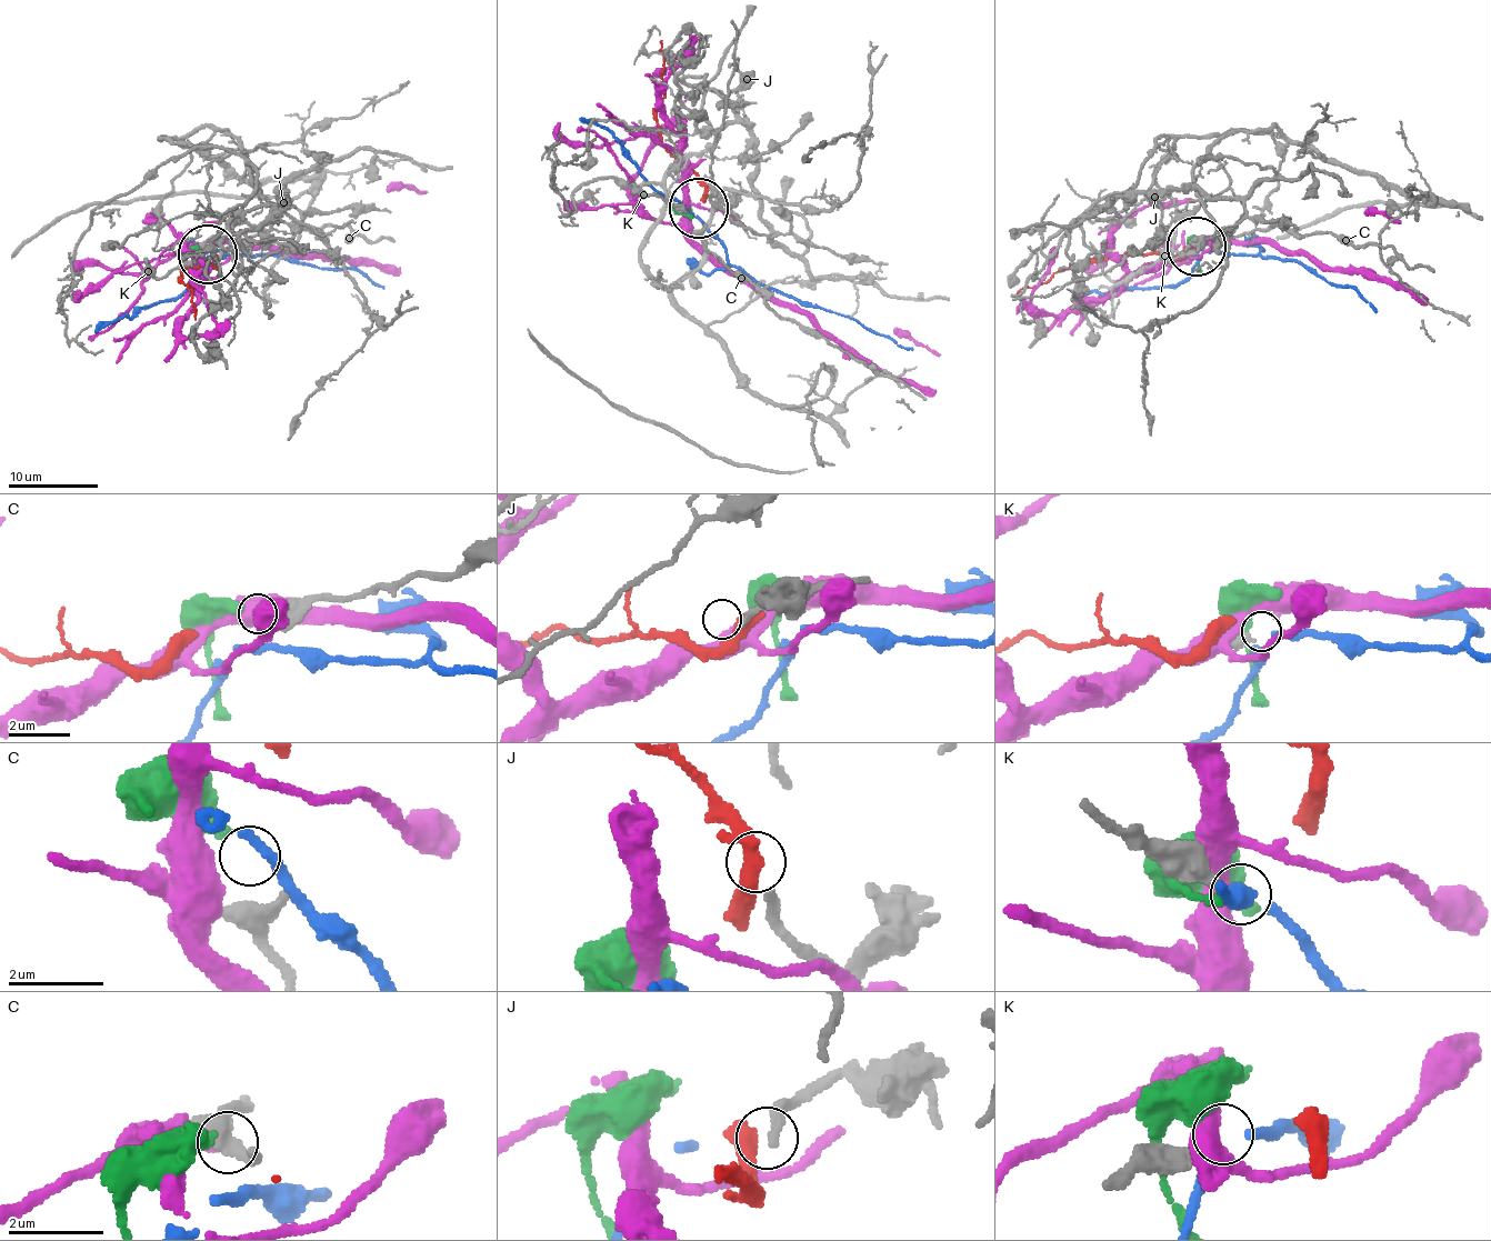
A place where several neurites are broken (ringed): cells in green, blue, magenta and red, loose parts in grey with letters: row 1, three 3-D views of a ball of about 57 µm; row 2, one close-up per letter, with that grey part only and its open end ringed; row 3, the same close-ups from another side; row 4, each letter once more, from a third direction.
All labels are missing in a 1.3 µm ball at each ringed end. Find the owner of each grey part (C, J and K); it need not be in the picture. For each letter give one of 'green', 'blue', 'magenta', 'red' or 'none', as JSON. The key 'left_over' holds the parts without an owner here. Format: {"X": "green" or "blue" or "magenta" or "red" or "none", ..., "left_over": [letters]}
{"C": "green", "J": "none", "K": "blue", "left_over": ["J"]}

